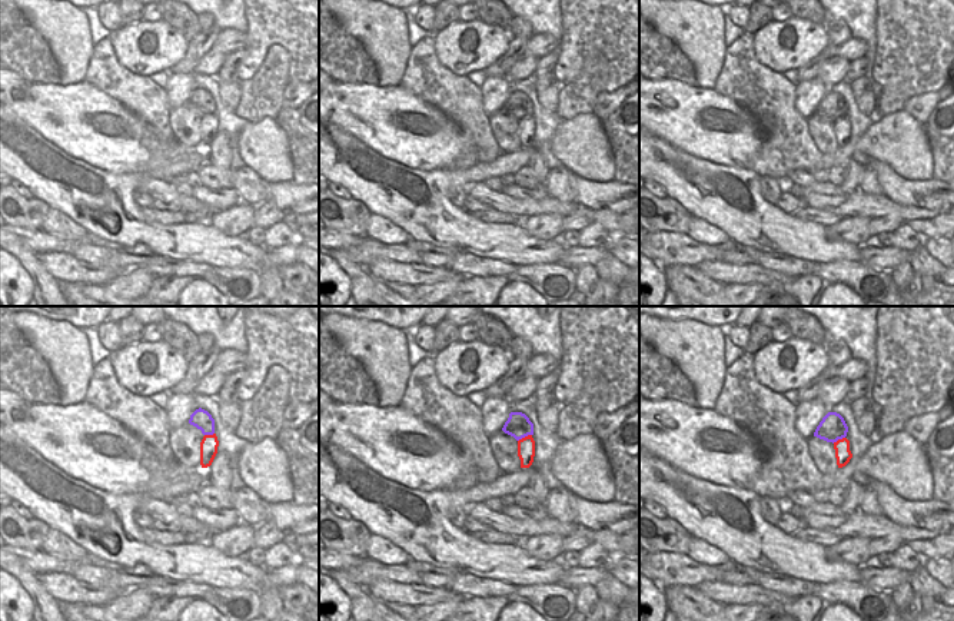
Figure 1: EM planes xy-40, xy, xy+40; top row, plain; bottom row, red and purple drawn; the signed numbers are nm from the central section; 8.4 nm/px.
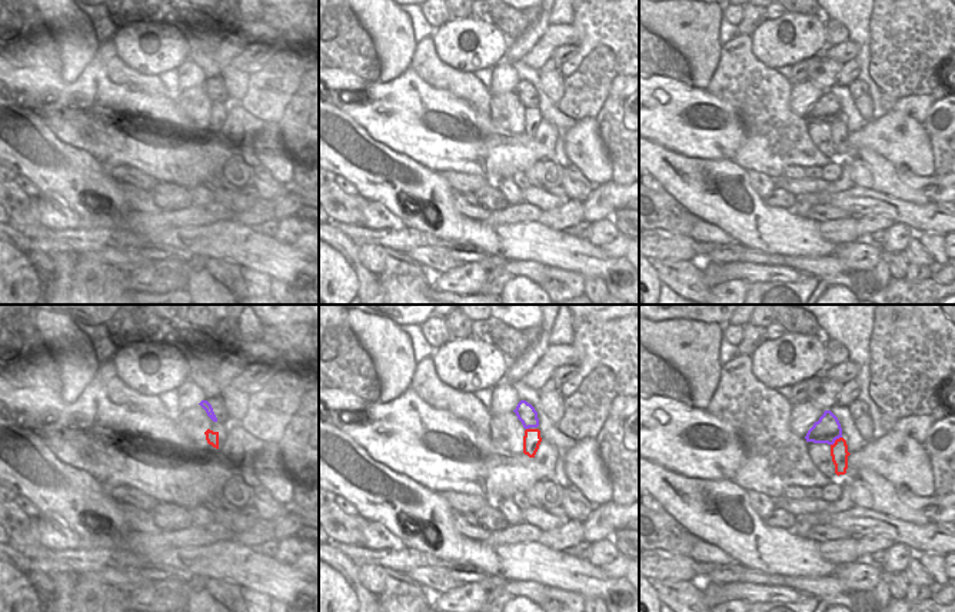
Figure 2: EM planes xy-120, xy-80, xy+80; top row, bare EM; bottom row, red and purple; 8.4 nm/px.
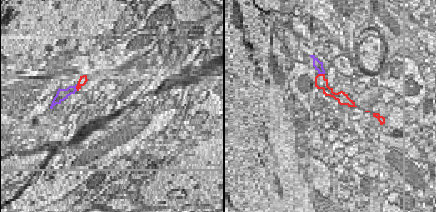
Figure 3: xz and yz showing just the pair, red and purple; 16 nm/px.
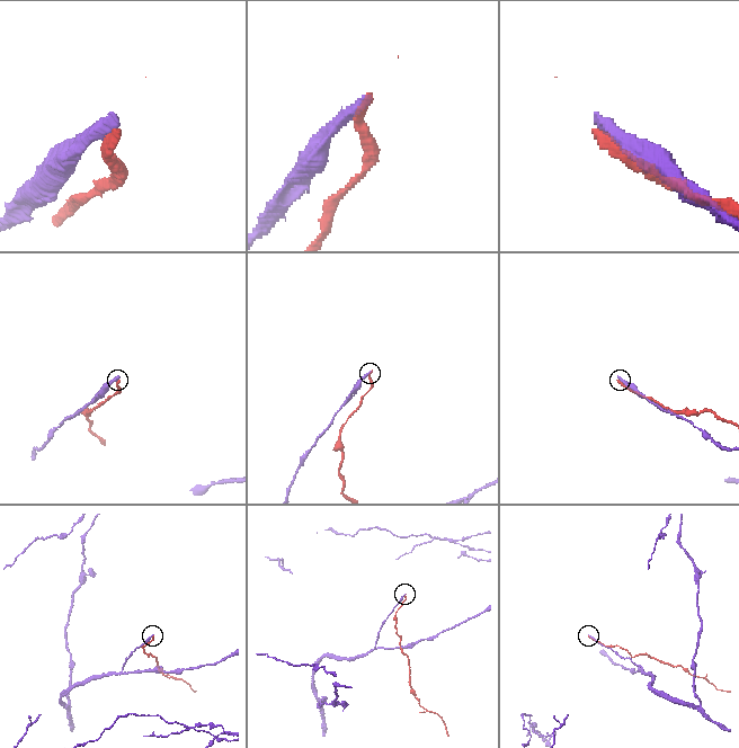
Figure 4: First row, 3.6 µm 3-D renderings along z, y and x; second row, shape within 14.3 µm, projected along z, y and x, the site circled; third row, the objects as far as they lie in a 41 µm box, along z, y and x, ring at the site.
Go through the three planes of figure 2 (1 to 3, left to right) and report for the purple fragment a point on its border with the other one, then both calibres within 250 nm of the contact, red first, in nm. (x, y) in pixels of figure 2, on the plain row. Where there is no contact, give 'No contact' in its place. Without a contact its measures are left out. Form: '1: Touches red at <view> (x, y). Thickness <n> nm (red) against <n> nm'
1: No contact
2: No contact
3: Touches red at xy+80 (835, 120). Thickness 150 nm (red) against 220 nm.

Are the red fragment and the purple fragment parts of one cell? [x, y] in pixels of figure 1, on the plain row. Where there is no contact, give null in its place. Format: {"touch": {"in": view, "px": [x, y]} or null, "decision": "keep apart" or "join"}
{"touch": {"in": "xy", "px": [525, 116]}, "decision": "keep apart"}

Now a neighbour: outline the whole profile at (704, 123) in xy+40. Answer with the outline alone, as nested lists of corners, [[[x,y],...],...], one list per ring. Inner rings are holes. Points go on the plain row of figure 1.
[[[639,76],[639,127],[691,156],[749,167],[762,135],[758,122],[714,89]]]

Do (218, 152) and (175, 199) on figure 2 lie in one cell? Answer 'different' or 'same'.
different

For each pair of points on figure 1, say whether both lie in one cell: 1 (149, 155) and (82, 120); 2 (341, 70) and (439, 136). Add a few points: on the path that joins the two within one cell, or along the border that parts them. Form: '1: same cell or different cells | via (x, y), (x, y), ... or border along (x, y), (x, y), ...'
1: same cell | via (132, 146), (99, 133)
2: different cells | border along (335, 80), (378, 86)

